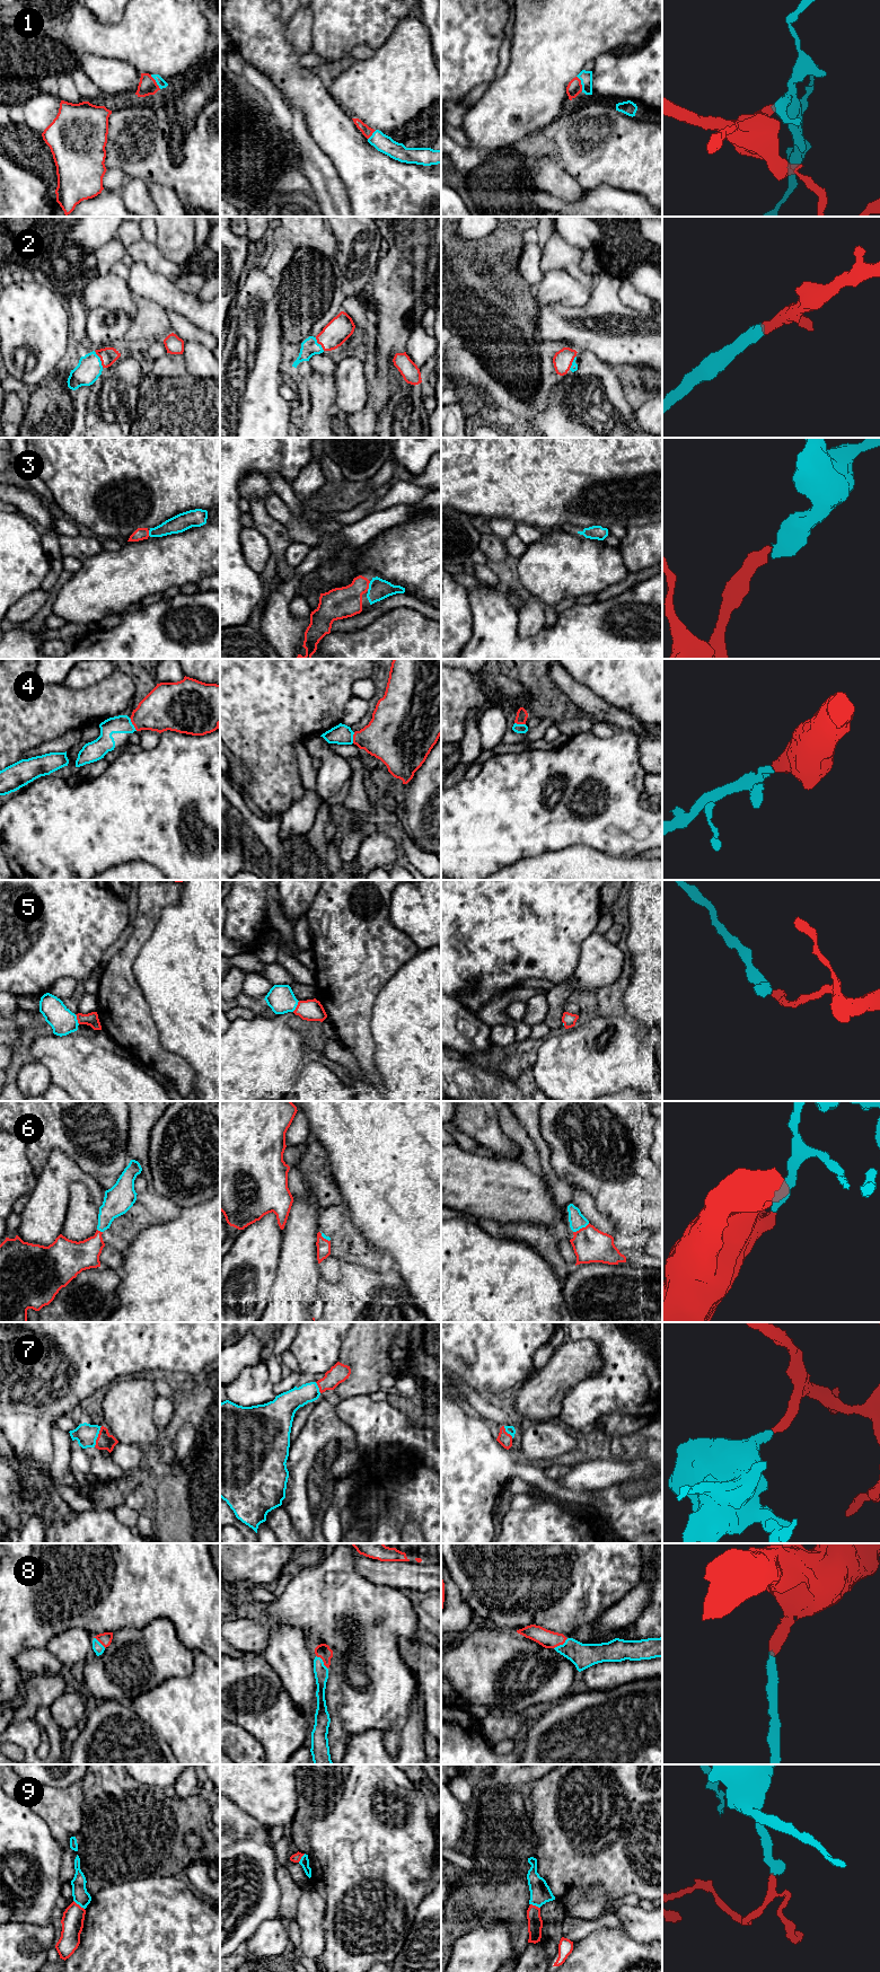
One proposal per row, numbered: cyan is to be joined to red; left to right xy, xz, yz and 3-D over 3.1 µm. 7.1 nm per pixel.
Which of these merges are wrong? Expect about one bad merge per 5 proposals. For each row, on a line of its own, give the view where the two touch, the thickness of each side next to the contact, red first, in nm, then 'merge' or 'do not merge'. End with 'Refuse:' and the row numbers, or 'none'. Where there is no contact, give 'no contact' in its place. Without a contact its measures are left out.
1: yz | 110/90 nm | merge
2: xy | 120/180 nm | merge
3: xz | 220/150 nm | merge
4: xy | 300/130 nm | merge
5: xz | 160/190 nm | merge
6: yz | 240/110 nm | merge
7: xy | 120/160 nm | merge
8: xz | 110/100 nm | merge
9: xy | 160/110 nm | do not merge
Refuse: 9

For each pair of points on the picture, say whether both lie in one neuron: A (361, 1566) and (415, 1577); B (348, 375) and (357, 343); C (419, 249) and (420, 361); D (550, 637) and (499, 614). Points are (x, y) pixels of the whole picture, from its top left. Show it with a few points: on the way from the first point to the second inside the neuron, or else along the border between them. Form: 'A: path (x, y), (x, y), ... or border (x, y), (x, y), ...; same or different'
A: path (375, 1570), (402, 1575); same
B: border (358, 352), (343, 354), (339, 359), (334, 372); different
C: border (411, 333), (405, 351); different
D: path (535, 642), (519, 642), (506, 628); same

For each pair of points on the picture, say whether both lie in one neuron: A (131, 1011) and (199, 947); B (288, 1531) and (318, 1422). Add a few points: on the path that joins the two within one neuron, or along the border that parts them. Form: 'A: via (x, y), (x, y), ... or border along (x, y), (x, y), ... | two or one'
A: border along (133, 974), (155, 1022) | two
B: border along (281, 1505), (287, 1511), (297, 1531) | two

